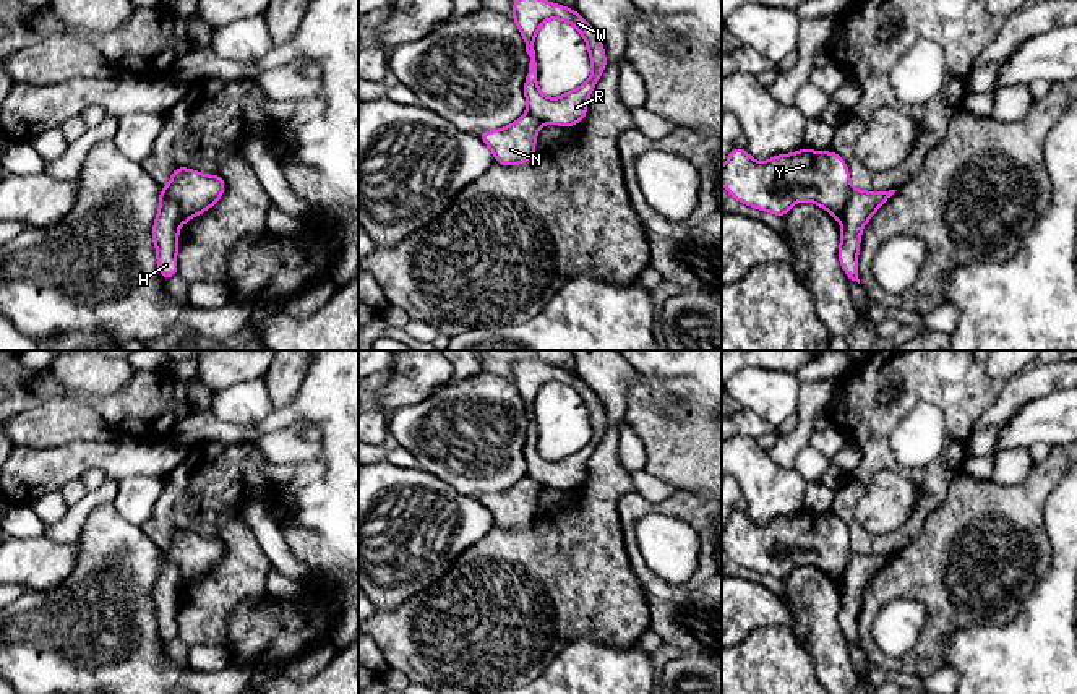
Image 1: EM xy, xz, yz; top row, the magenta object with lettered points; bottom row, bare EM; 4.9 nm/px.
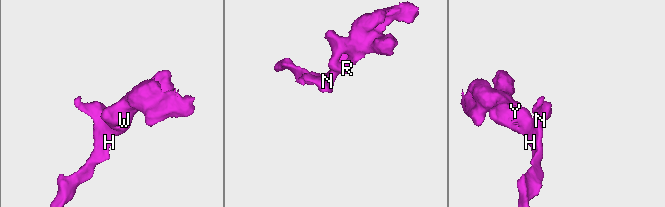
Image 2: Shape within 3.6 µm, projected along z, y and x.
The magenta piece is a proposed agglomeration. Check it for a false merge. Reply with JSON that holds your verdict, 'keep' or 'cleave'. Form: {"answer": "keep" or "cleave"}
{"answer": "cleave"}

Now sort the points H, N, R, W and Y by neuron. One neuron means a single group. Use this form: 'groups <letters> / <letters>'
groups H N / R W Y

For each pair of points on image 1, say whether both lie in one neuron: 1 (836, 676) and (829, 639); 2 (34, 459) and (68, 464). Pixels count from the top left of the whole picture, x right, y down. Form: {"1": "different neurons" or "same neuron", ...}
{"1": "same neuron", "2": "same neuron"}

